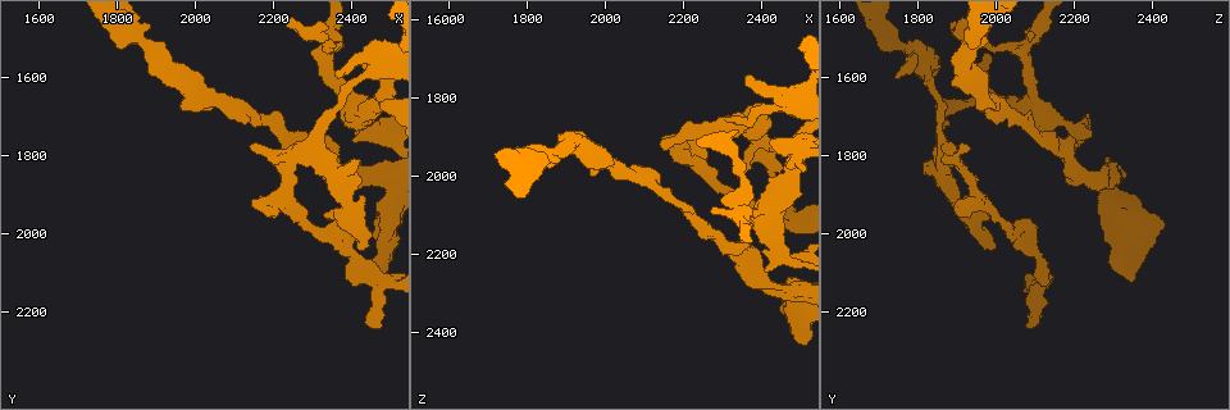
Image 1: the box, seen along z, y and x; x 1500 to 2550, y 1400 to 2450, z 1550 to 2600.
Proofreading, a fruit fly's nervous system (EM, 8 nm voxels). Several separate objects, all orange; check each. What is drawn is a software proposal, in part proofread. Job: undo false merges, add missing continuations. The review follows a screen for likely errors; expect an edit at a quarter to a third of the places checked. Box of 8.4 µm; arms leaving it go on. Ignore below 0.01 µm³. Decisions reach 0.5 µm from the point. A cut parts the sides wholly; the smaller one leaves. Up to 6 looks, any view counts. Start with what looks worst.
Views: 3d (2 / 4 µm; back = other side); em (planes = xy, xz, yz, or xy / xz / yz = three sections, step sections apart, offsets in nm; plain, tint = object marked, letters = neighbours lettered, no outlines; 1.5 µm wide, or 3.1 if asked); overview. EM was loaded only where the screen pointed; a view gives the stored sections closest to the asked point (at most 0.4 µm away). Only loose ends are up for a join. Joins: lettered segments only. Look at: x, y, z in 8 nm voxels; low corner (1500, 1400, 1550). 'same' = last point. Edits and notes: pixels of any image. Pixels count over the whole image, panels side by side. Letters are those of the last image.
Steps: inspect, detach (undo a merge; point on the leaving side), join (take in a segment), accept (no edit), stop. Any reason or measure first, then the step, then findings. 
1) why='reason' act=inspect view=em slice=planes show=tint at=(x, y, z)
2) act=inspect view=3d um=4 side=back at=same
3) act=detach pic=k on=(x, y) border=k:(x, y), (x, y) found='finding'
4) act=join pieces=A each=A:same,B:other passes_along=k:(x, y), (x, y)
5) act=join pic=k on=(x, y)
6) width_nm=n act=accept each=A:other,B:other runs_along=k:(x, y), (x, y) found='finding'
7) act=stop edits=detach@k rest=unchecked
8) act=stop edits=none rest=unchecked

why='free end' act=inspect view=em slice=yz step=8 show=tint at=(2390, 1990, 2100)

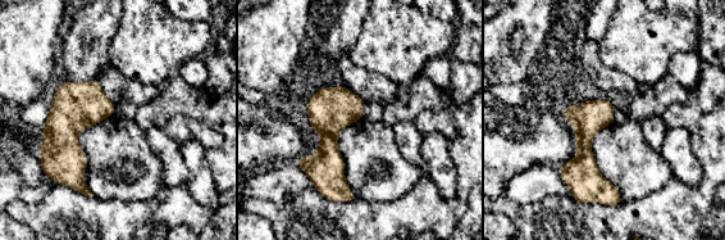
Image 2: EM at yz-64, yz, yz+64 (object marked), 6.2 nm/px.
why='see the neighbours' act=inspect view=em slice=yz step=8 show=letters at=same

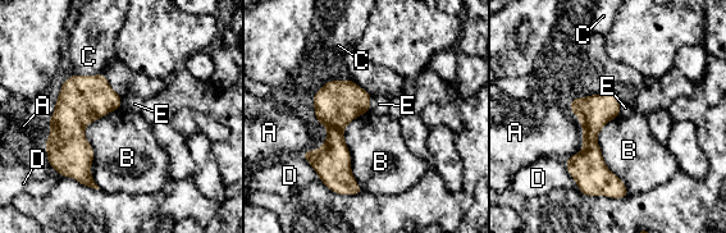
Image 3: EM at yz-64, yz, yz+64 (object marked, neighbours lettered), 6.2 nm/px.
act=accept each=A:other,B:other,C:other,D:other,E:other runs_along=3:(575, 101), (607, 190) found='no lettered segment goes on from it'

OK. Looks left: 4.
act=inspect view=em slice=planes show=letters at=(2285, 1490, 2080)

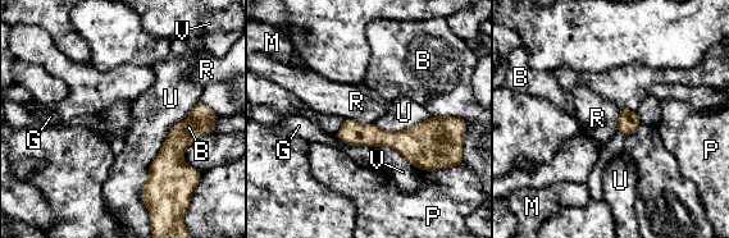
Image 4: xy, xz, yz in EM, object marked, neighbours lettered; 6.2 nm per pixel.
act=accept each=B:other,G:other,M:other,P:other,R:other,U:other,V:other runs_along=4:(431, 127), (417, 138), (340, 134) found='no lettered segment goes on from it'

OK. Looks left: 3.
why='sharp bend' act=inspect view=3d um=4 side=back at=(2440, 1860, 2290)

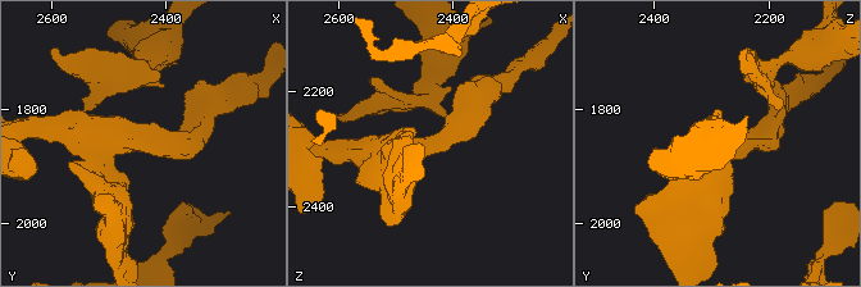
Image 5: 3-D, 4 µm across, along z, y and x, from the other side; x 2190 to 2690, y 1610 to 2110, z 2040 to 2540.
arm_widths_nm=280,300 why='now the EM' act=inspect view=em slice=planes show=plain at=(2445, 1855, 2290)

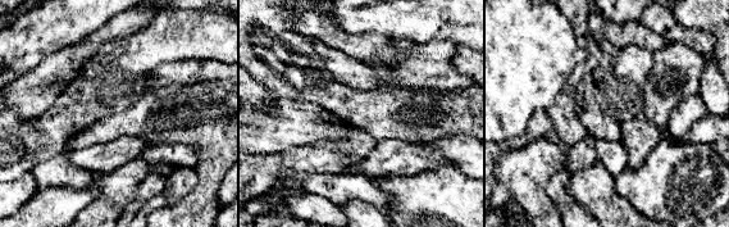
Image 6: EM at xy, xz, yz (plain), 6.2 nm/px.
why='what lies round it' act=inspect view=em slice=planes show=letters at=same

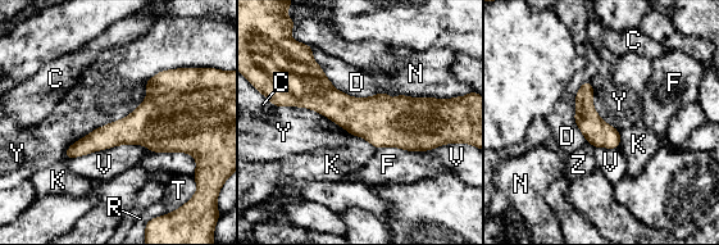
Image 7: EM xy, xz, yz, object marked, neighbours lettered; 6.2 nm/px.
width_nm=170 act=accept each=C:other,D:other,F:other,K:other,N:other,R:other,T:other,V:other,Y:other,Z:other runs_along=7:(285, 99), (436, 119) found='continuous, no second neuron'

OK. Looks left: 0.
act=stop edits=none rest=unchecked

